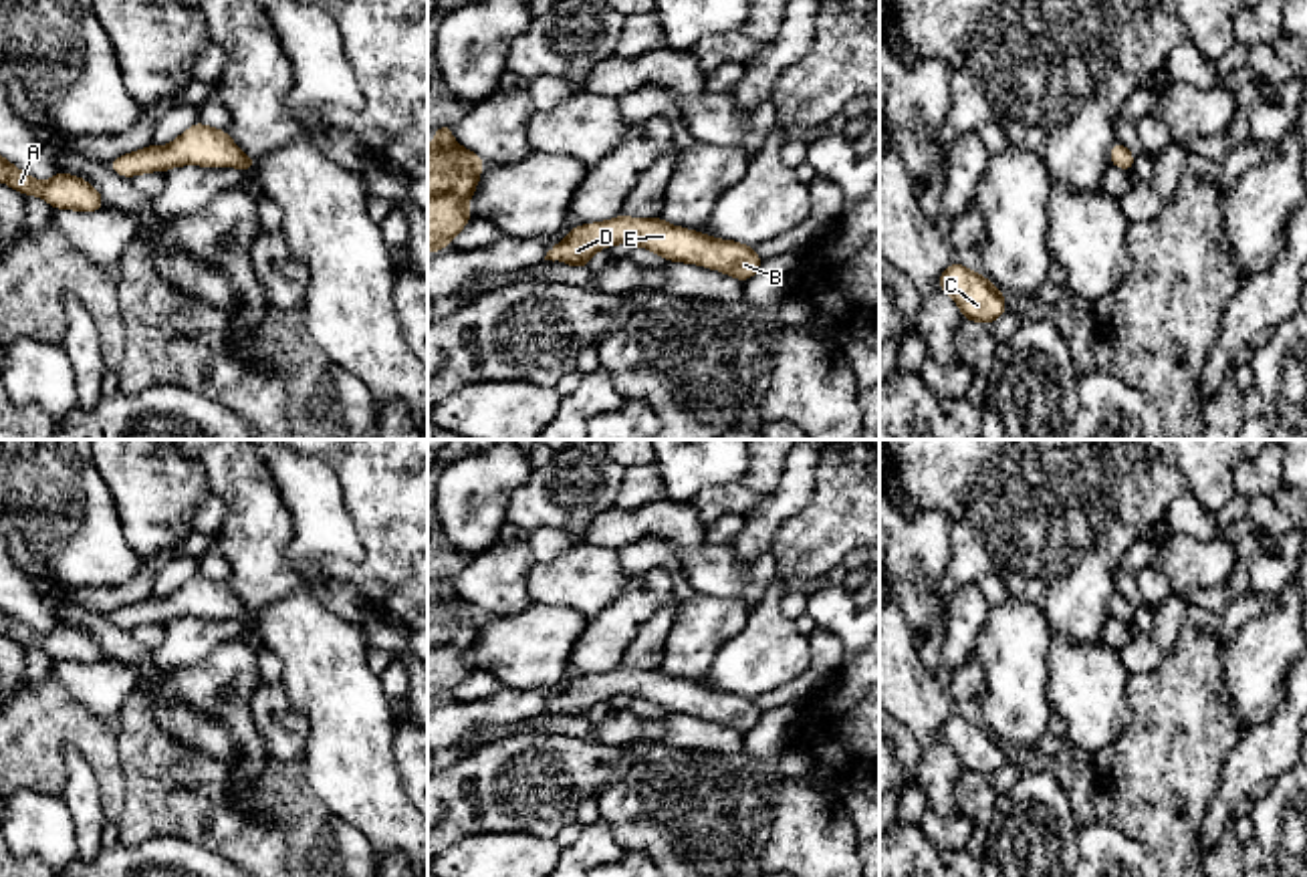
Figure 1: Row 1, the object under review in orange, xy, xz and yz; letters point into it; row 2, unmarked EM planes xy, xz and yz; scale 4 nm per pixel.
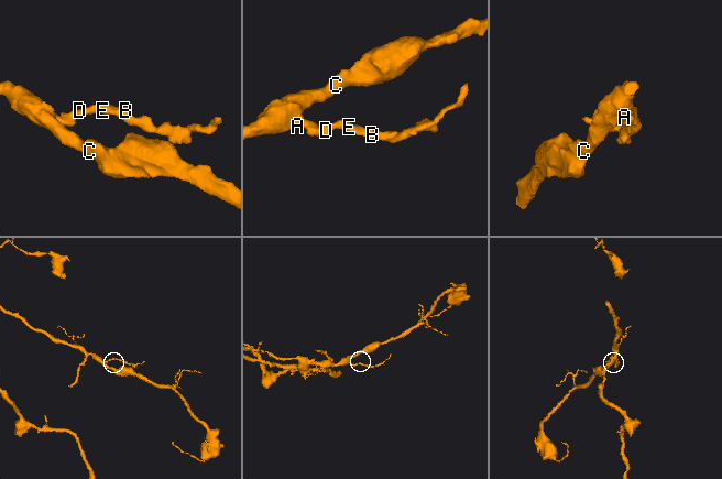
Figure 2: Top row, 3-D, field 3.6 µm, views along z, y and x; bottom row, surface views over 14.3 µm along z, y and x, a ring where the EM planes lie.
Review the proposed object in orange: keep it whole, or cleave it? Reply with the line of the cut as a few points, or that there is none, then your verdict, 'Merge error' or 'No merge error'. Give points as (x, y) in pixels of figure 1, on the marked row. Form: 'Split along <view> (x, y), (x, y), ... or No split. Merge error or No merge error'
No split. No merge error

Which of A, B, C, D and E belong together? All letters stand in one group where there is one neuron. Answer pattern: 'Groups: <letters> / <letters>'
Groups: A B C D E

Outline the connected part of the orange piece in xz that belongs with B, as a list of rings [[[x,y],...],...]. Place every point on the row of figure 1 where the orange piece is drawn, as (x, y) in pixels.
[[[621,214],[609,222],[577,224],[563,242],[547,252],[545,260],[585,268],[597,250],[611,244],[641,246],[670,262],[706,266],[742,282],[750,280],[762,264],[762,258],[746,244],[670,226],[664,218],[625,218]]]

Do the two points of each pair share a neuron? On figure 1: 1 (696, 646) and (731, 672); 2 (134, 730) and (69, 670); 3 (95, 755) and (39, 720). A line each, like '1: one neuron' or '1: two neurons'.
1: two neurons
2: two neurons
3: one neuron

